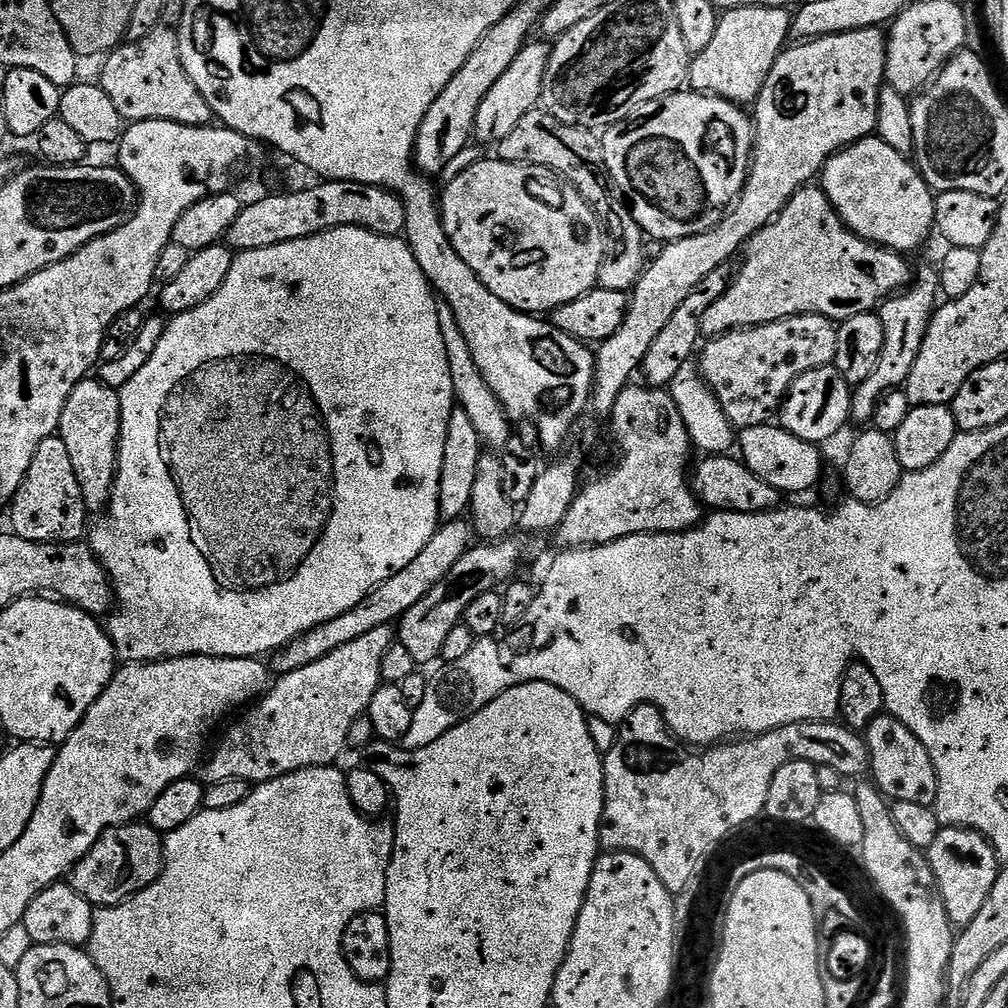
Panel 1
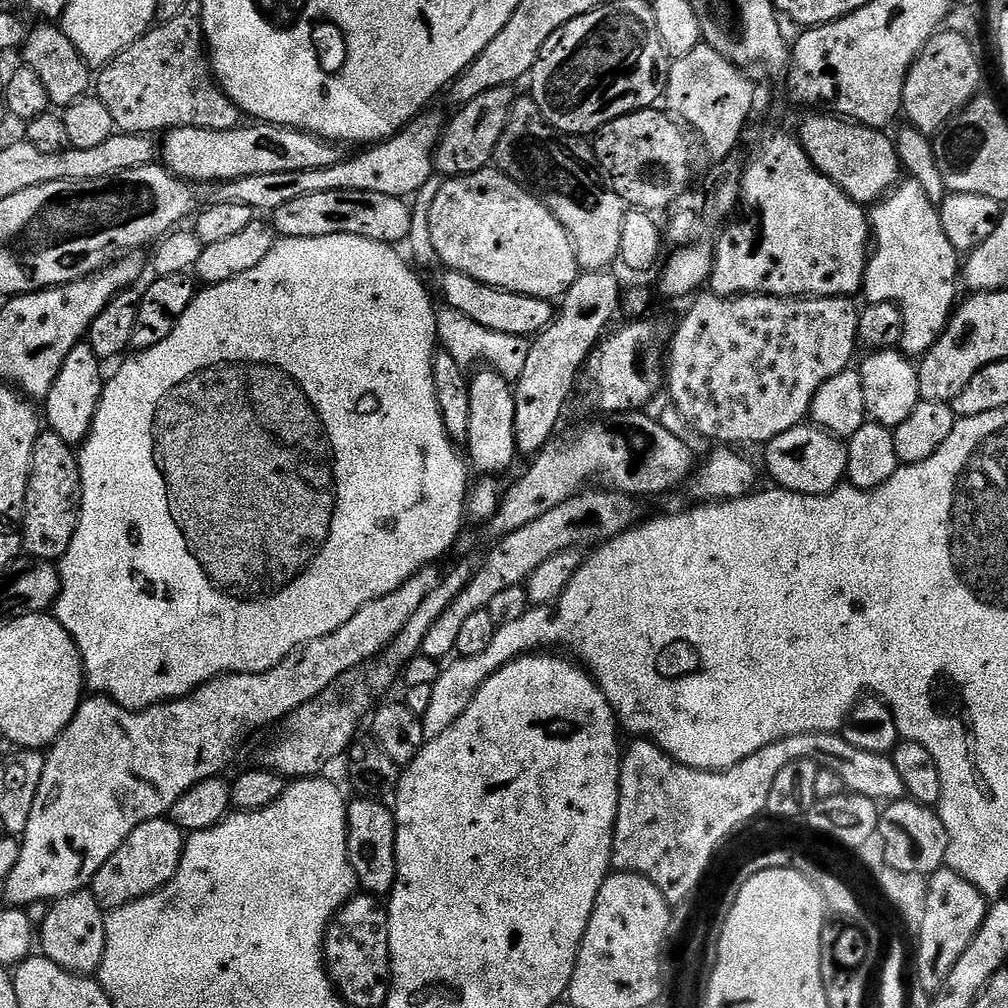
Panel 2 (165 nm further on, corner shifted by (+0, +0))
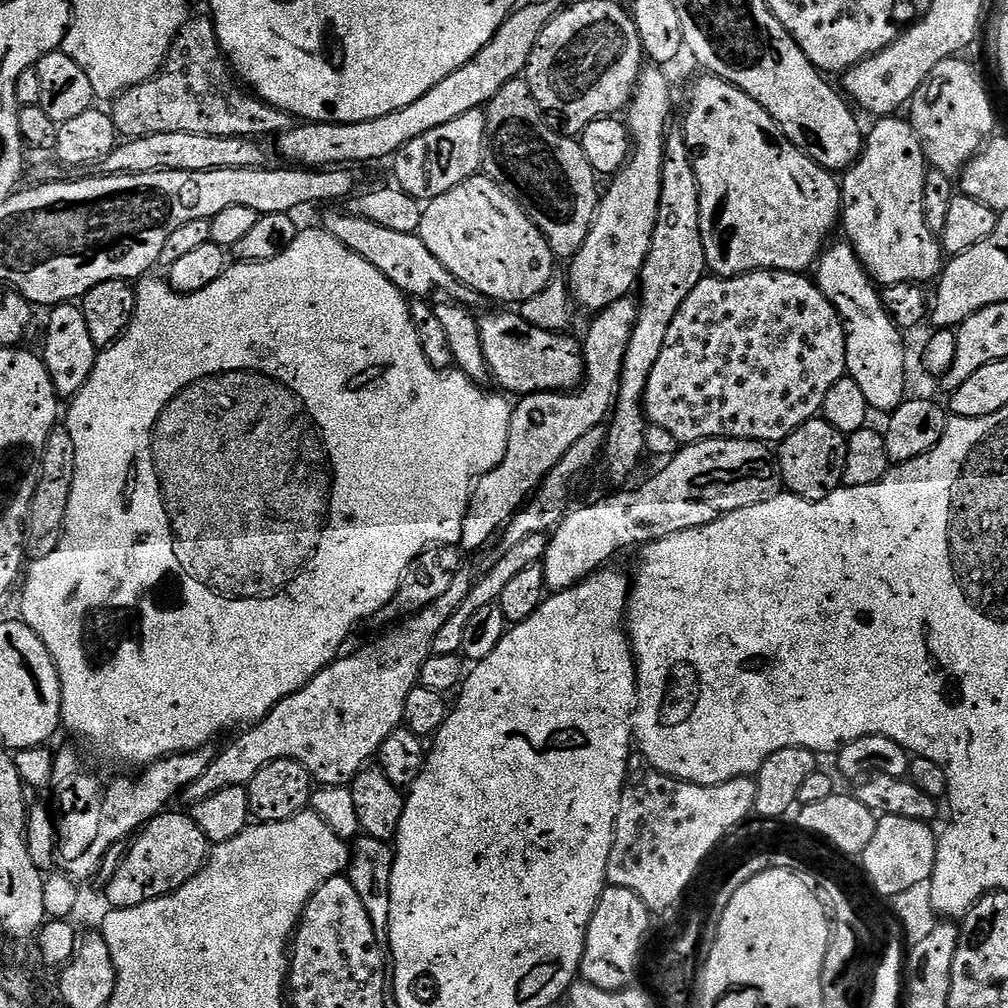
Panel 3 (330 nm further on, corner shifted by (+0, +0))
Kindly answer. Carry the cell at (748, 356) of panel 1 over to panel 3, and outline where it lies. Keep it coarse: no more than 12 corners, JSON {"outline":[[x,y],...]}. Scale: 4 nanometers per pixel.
{"outline":[[799,272],[705,275],[646,412],[681,446],[779,445],[847,373]]}

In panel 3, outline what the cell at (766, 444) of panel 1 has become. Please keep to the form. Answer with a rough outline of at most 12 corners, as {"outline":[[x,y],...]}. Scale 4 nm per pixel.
{"outline":[[807,420],[778,445],[783,487],[821,500],[844,484],[845,433]]}

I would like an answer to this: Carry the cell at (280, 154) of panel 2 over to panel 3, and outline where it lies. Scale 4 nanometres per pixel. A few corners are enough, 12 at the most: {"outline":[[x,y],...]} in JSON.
{"outline":[[521,3],[418,102],[353,124],[300,122],[281,161],[368,164],[462,118],[523,73],[552,21]]}

